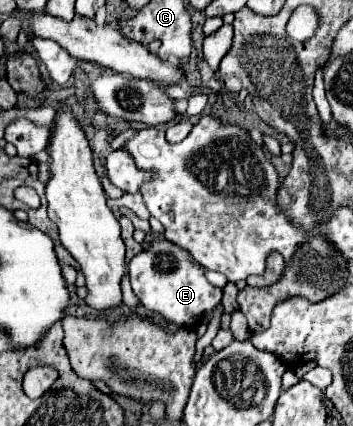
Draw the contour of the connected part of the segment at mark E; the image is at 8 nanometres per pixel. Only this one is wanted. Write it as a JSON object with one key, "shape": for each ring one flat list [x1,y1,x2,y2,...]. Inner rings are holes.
{"shape":[[168,239,154,241,140,255,136,255,128,263,128,273,138,301,146,309,160,313,166,321,172,321,180,327,188,327,188,329,194,327,196,323,200,323,202,313,212,311,216,303,222,299,222,289,212,287,204,277,204,271,192,261,192,257,188,257,182,247,170,243],[164,255,168,255,170,259,170,267,166,269,162,261]]}

